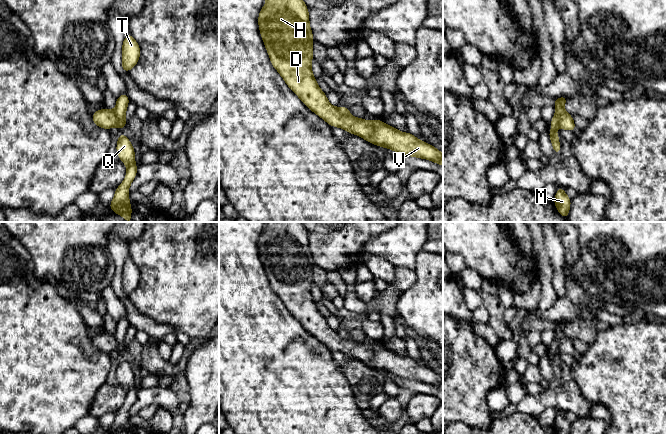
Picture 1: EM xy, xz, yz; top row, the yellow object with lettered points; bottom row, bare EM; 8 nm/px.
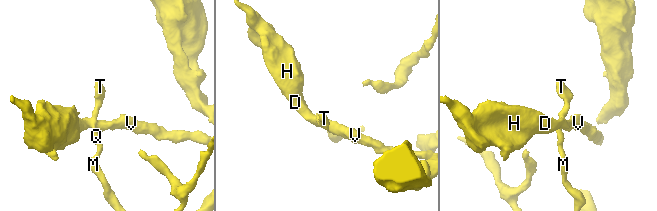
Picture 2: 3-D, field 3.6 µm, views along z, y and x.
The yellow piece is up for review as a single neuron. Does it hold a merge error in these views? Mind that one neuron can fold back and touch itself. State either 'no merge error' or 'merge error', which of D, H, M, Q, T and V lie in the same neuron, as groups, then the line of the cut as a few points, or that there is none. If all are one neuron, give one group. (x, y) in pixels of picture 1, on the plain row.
merge error | D H V / M Q T | xy (113, 335), (119, 344), (124, 344)

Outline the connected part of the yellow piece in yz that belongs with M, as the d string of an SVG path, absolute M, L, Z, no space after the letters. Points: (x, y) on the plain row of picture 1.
M557 412L555 424L553 427L557 434L570 434L571 423L565 418L564 412Z

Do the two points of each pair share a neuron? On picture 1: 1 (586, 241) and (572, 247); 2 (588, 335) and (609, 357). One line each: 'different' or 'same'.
1: different
2: different

